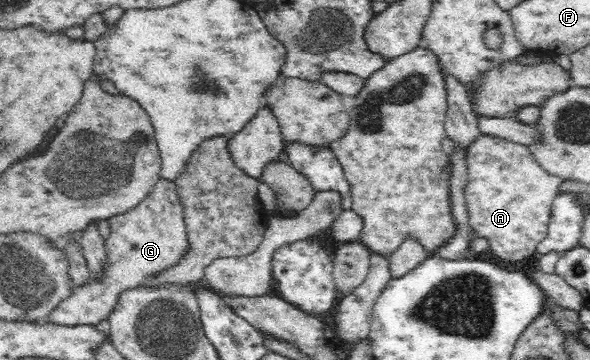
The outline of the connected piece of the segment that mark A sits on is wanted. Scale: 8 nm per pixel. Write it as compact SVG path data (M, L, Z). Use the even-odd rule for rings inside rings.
M481 136L469 149L466 166L469 179L465 187L465 199L469 206L469 223L479 239L489 239L490 250L504 260L515 262L532 255L535 244L543 237L547 227L550 205L561 181L545 173L526 146L507 143L502 139Z

